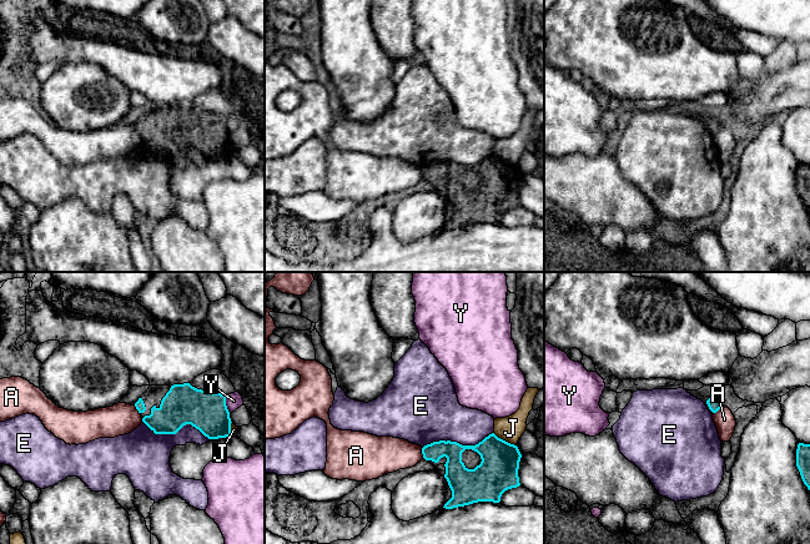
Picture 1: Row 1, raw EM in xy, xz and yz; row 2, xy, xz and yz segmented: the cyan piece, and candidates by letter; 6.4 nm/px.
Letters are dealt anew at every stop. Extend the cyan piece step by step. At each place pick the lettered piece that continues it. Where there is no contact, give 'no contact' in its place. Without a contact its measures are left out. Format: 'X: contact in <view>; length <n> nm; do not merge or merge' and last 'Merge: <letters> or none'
A: contact in xz; length 80 nm; do not merge
E: contact in xz; length 480 nm; do not merge
J: contact in xz; length 170 nm; do not merge
Y: contact in xy; length 110 nm; do not merge
Merge: none

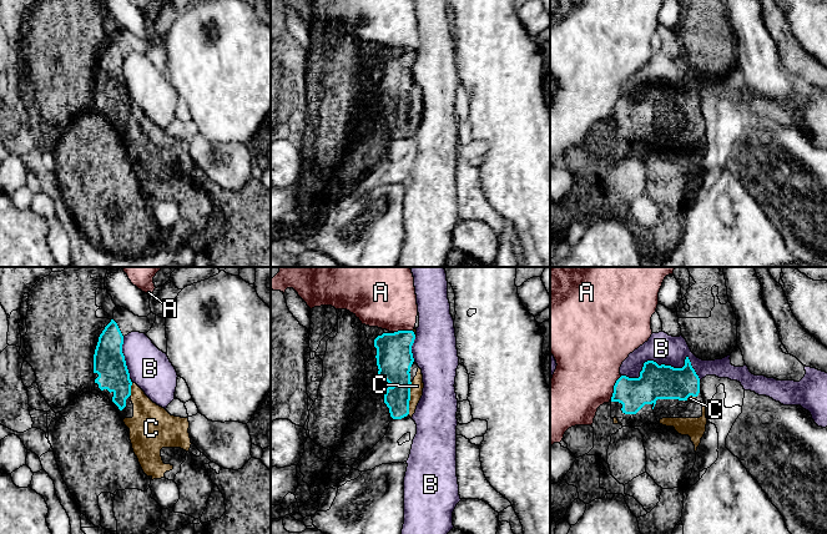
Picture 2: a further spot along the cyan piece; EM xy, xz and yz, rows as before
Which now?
A: contact in yz; length 170 nm; do not merge
B: contact in yz; length 500 nm; do not merge
C: contact in xz; length 200 nm; merge
Merge: C

